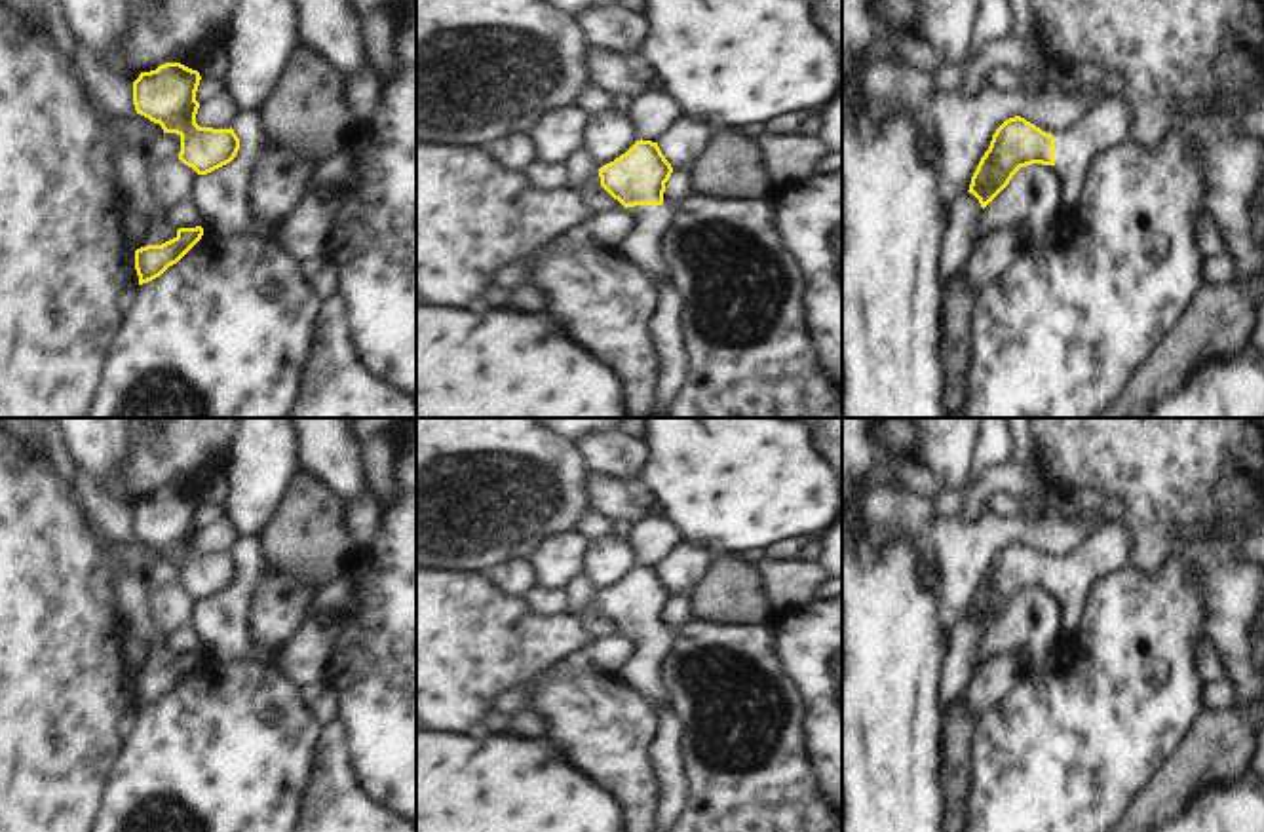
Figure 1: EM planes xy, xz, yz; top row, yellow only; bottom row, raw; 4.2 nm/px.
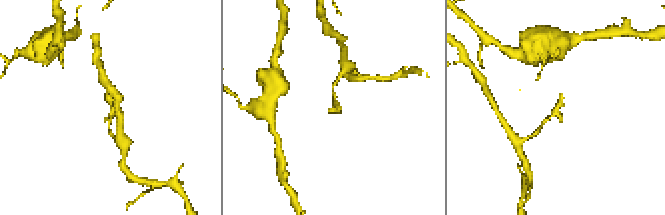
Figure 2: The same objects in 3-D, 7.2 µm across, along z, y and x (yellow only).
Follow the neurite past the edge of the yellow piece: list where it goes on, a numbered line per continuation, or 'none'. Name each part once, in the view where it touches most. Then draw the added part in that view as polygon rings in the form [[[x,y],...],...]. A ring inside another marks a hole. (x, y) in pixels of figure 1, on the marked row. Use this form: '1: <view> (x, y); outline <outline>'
1: xz (647, 247); outline [[[635,205],[627,207],[635,217],[635,234],[622,245],[622,253],[660,281],[675,281],[665,256],[665,236],[677,218],[673,205]]]

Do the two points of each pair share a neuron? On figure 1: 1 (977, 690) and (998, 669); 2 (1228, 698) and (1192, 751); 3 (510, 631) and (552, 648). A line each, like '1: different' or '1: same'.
1: same
2: different
3: same

